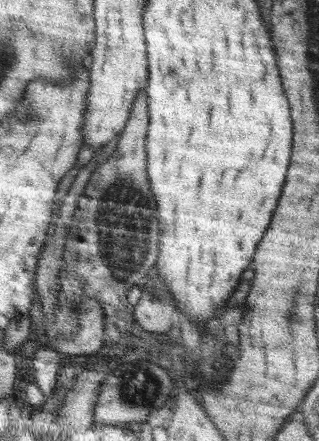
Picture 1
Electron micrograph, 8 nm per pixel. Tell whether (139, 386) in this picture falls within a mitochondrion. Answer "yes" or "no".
yes

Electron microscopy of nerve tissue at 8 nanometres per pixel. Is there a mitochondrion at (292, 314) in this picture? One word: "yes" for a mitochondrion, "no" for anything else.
yes

